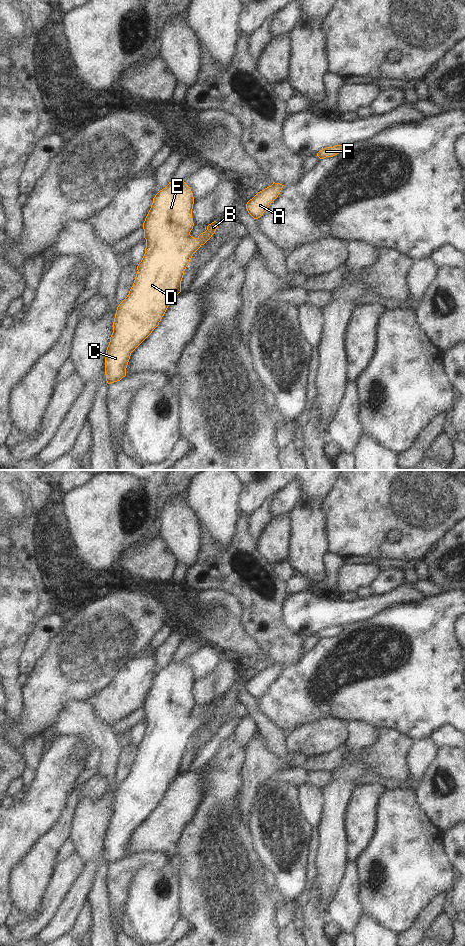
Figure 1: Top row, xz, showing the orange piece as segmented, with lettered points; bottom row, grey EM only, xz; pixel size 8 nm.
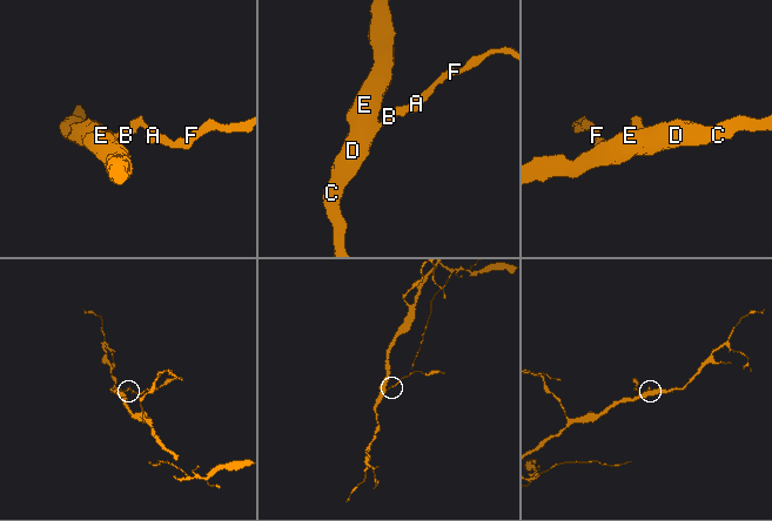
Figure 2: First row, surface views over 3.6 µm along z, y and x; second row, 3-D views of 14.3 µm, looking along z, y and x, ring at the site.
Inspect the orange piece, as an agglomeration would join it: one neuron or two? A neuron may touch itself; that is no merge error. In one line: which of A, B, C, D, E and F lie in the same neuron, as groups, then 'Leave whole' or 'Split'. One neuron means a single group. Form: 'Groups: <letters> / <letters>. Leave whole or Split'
Groups: A B C D E F. Leave whole

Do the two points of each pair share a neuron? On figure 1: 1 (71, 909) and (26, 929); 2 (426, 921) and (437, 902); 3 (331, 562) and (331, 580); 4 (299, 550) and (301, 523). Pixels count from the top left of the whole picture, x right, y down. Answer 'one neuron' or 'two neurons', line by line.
1: two neurons
2: one neuron
3: one neuron
4: one neuron

